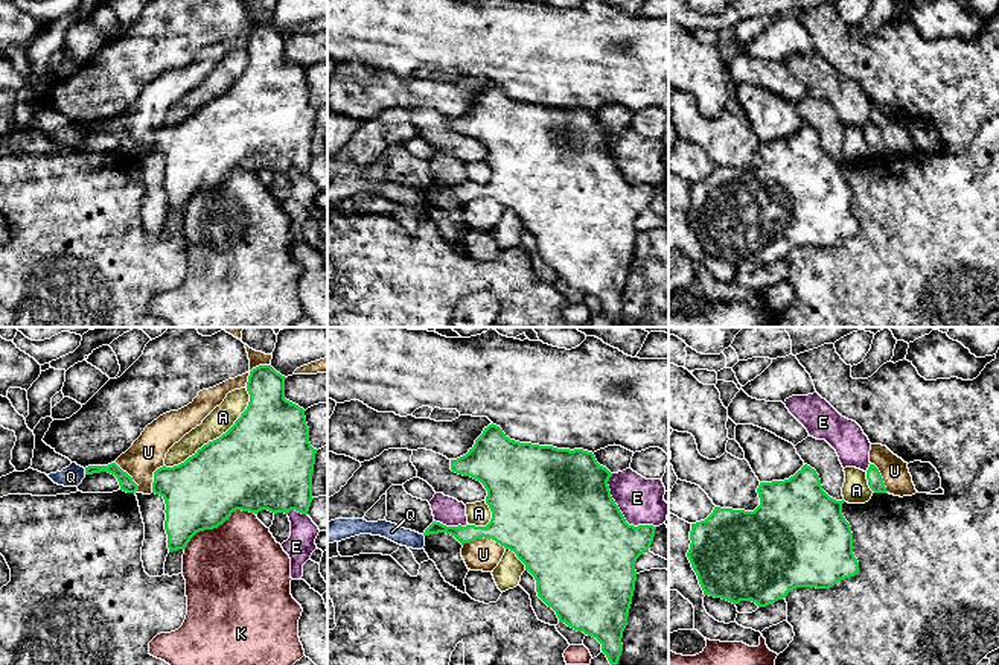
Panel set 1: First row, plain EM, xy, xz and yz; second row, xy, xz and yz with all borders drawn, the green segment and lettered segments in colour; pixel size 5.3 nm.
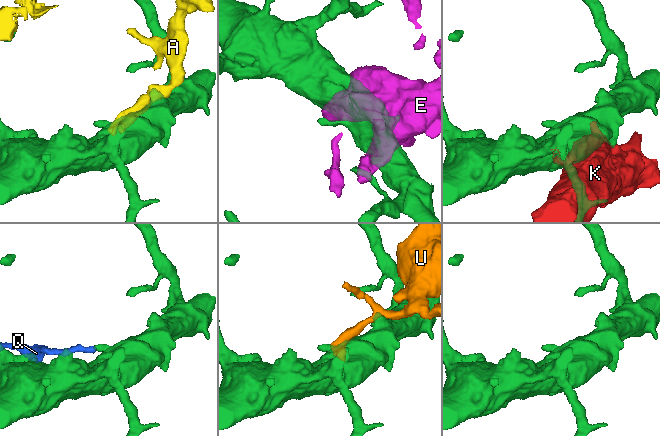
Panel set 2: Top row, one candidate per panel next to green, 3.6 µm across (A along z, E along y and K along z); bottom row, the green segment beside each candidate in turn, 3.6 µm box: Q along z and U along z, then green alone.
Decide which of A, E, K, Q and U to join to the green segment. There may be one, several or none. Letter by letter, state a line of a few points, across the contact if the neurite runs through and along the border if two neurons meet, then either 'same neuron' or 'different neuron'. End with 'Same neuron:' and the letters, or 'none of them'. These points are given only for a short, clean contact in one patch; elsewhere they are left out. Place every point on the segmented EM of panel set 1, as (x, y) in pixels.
A: different neuron
E: different neuron
K: different neuron
Q: line xy (84, 469), (86, 474); different neuron
U: different neuron
Same neuron: none of them

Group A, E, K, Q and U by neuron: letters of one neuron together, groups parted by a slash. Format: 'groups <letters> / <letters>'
groups A / E / K / Q / U

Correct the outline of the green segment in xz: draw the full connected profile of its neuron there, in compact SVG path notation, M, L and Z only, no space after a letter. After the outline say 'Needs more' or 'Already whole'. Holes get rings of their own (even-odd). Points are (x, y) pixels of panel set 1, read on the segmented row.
M493 423L484 428L466 455L451 460L451 470L471 476L484 485L487 490L486 504L492 511L492 519L486 527L446 527L434 520L423 536L446 533L461 545L484 537L513 551L525 565L525 571L535 577L538 597L556 612L559 622L595 638L609 663L617 665L623 651L621 638L635 590L635 562L650 548L656 527L634 527L626 522L608 485L612 473L597 463L592 452L519 443L510 440Z. Already whole

